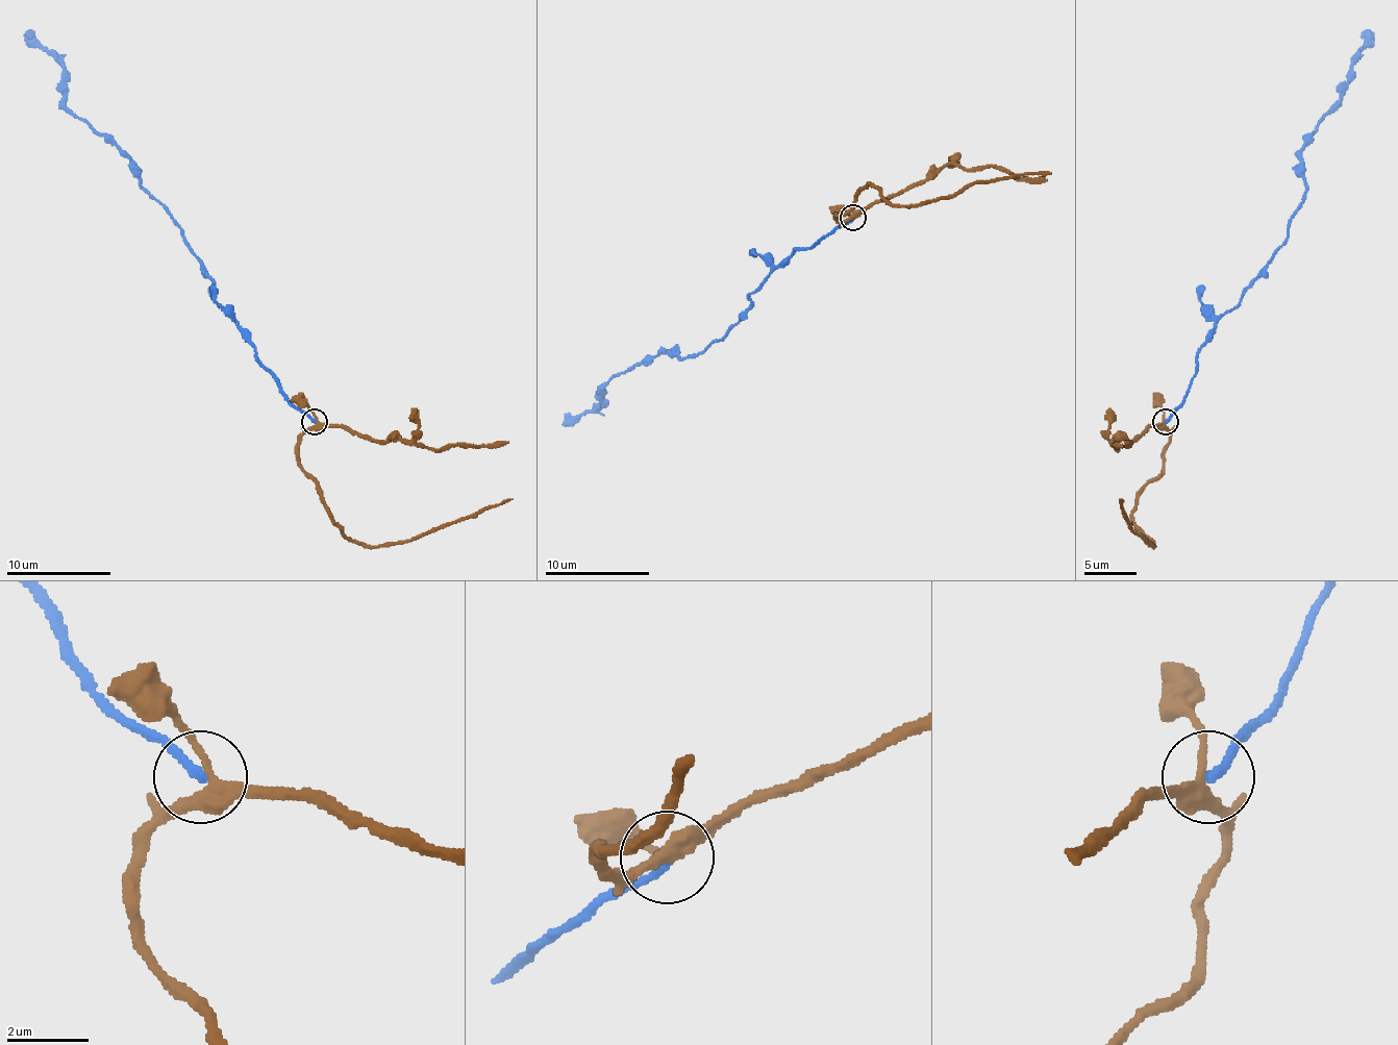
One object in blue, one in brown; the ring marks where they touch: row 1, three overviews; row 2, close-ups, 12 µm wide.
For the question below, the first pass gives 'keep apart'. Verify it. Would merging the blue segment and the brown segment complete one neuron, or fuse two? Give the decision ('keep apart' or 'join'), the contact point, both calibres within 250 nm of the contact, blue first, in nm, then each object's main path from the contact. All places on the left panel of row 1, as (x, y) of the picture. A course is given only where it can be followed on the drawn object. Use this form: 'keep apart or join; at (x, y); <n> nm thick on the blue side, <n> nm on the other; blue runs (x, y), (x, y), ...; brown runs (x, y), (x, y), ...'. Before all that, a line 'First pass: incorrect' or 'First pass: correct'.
First pass: correct
keep apart; at (315, 422); 240 nm thick on the blue side, 280 nm on the other; blue runs (314, 421), (211, 295), (211, 277), (180, 224), (146, 193), (138, 169), (65, 104), (63, 67), (23, 35); brown runs (317, 421), (300, 437), (298, 466), (322, 494), (329, 518), (355, 542), (384, 547), (408, 542), (513, 499)

